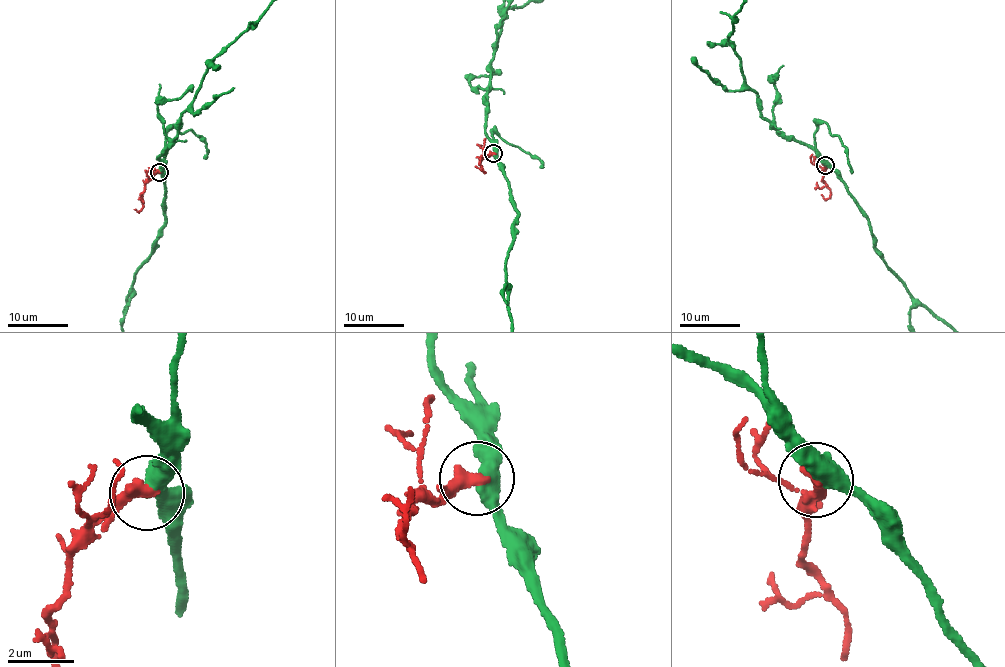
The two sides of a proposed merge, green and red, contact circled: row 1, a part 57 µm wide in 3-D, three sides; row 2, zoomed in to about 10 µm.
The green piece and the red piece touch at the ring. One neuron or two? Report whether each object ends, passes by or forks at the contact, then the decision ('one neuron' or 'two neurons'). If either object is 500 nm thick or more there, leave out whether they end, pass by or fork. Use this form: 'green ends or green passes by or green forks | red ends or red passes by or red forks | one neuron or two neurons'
green passes by | red ends | two neurons

